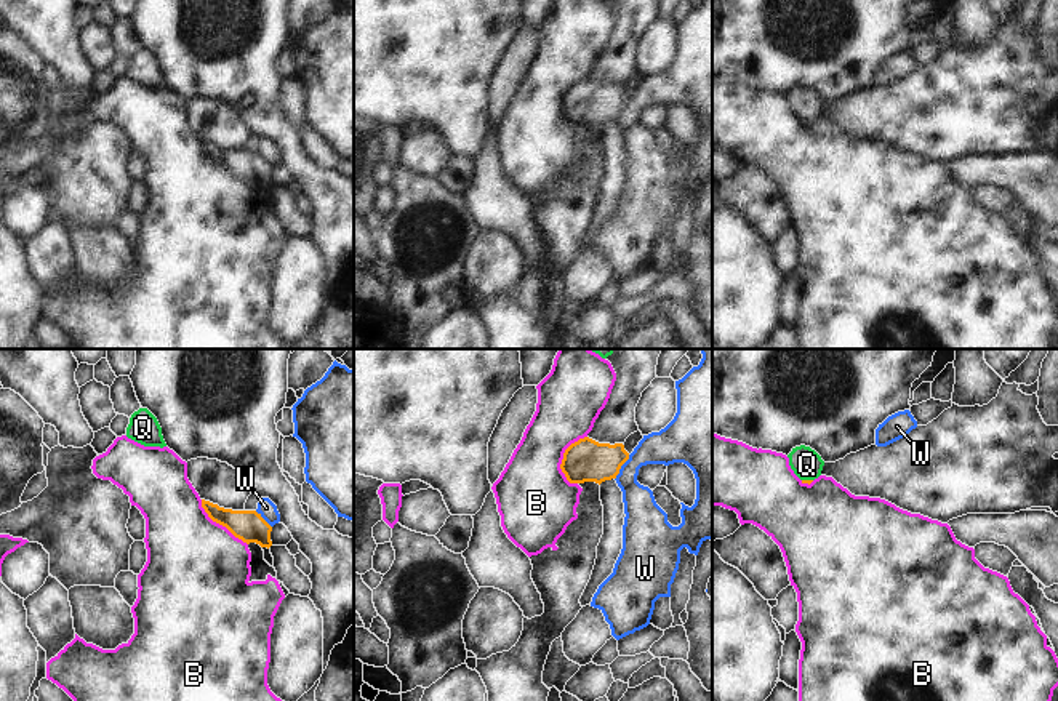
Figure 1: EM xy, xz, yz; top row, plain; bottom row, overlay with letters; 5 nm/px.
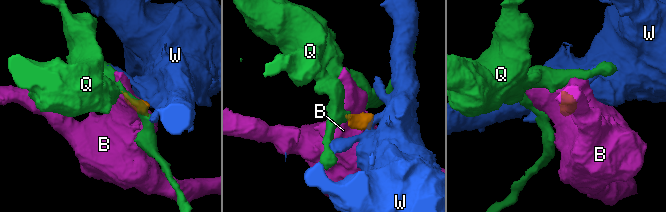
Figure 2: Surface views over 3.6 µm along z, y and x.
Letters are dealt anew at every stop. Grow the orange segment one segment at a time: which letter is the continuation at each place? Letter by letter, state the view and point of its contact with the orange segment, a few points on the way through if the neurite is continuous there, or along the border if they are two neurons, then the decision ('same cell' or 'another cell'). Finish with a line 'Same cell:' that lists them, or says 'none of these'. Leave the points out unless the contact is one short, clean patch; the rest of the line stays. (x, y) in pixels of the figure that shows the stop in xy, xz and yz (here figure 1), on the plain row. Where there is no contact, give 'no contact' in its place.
B: meets orange in xz at (564, 98); another cell
Q: meets orange in yz at (807, 122); runs through yz (809, 124), (807, 122), (807, 106); same cell
W: meets orange in xz at (620, 109); border along xz (629, 96), (615, 120); another cell
Same cell: Q

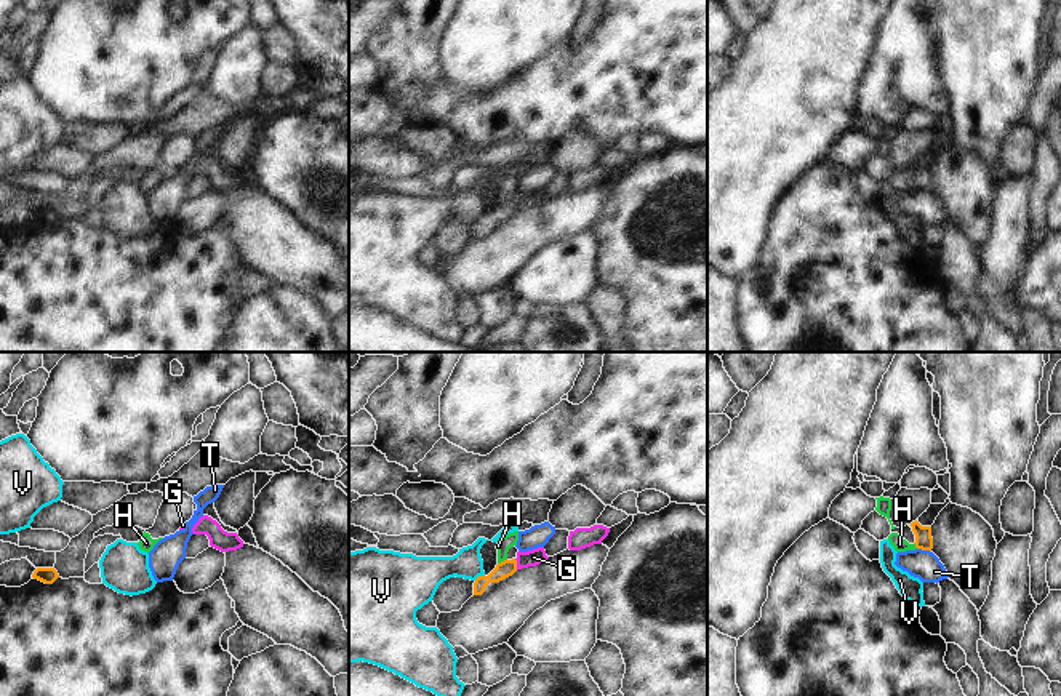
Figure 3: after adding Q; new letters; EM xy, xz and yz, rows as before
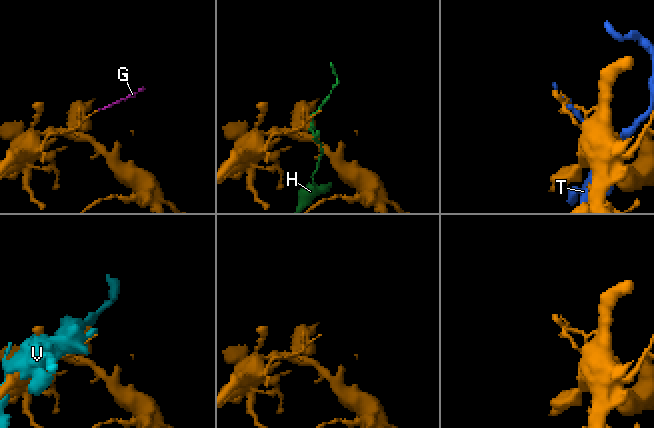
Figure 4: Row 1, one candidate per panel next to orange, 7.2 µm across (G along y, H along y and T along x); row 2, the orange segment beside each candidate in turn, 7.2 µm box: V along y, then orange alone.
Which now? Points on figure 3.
G: meets orange in xz at (516, 205); runs through xz (506, 210), (516, 205), (533, 199); same cell
H: meets orange in xz at (501, 204); another cell
T: meets orange in yz at (924, 191); another cell
V: meets orange in xz at (479, 218); another cell
Same cell: G

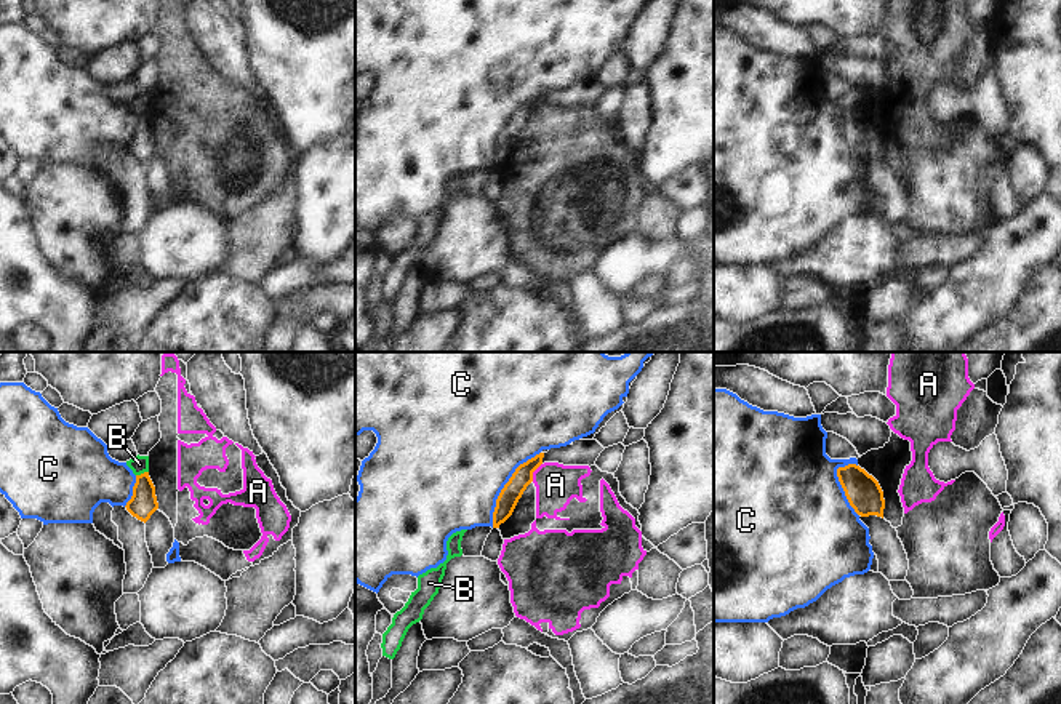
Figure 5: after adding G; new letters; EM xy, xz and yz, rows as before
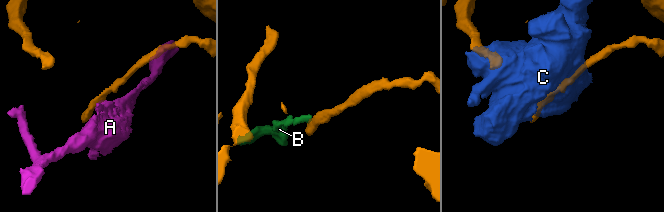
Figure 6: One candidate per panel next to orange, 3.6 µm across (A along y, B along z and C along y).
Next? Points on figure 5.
A: meets orange in xz at (533, 112); border along xz (541, 104), (533, 114), (532, 122); another cell
B: meets orange in xy at (141, 116); border along xy (148, 112), (136, 117); another cell
C: meets orange in xz at (504, 128); another cell
Same cell: none of these

